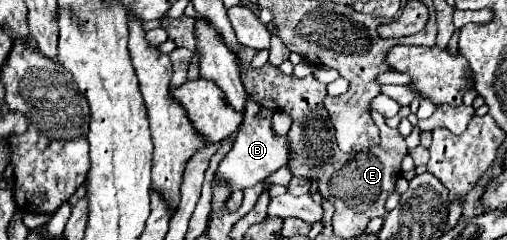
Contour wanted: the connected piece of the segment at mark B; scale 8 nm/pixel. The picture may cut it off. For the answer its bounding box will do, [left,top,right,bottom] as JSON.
[215,93,291,191]

